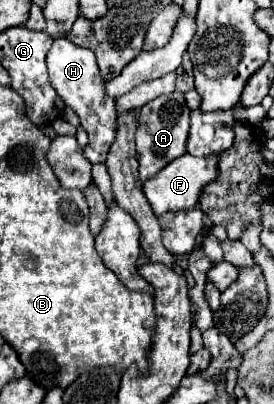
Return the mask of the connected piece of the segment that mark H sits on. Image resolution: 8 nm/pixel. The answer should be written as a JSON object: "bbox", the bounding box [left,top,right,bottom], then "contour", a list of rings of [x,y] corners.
{"bbox":[47,38,117,164],"contour":[[[57,38],[57,40],[53,40],[53,46],[47,54],[47,68],[49,68],[49,80],[51,80],[53,88],[57,90],[57,94],[65,102],[65,106],[75,110],[81,126],[85,128],[85,132],[89,136],[89,144],[85,146],[83,154],[87,154],[87,160],[91,164],[105,162],[109,148],[117,136],[117,112],[115,112],[115,100],[107,98],[107,94],[103,94],[105,80],[99,74],[95,54],[91,54],[91,50],[87,50],[87,48],[75,46],[67,38]]]}

